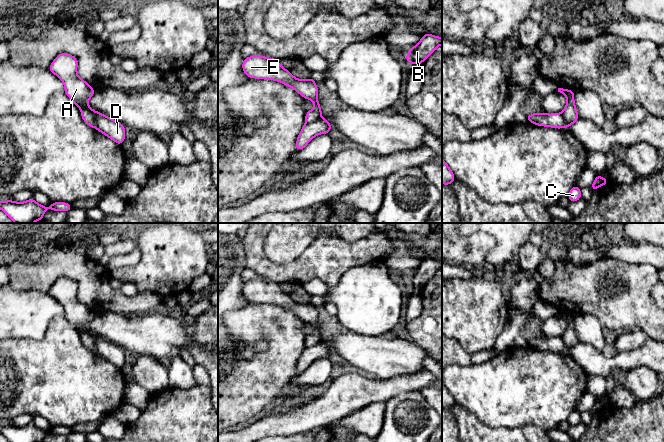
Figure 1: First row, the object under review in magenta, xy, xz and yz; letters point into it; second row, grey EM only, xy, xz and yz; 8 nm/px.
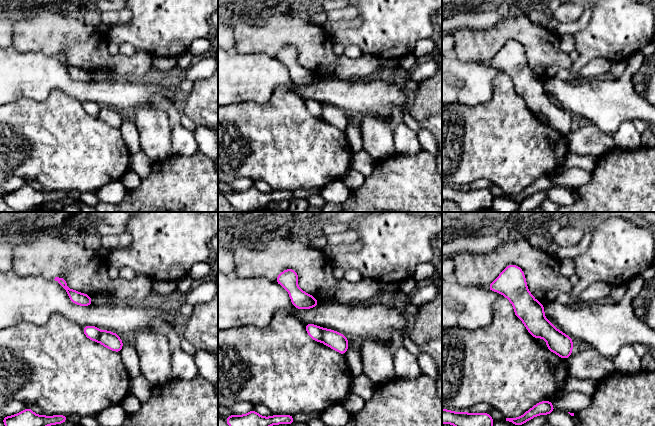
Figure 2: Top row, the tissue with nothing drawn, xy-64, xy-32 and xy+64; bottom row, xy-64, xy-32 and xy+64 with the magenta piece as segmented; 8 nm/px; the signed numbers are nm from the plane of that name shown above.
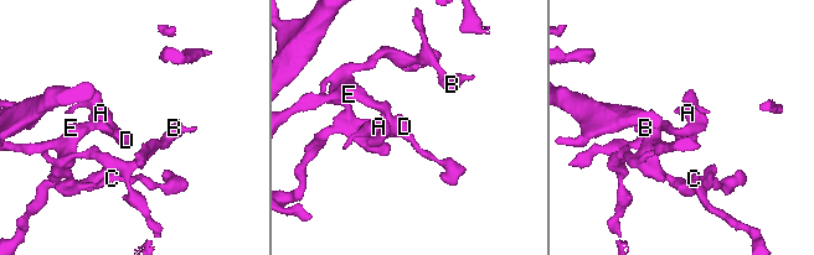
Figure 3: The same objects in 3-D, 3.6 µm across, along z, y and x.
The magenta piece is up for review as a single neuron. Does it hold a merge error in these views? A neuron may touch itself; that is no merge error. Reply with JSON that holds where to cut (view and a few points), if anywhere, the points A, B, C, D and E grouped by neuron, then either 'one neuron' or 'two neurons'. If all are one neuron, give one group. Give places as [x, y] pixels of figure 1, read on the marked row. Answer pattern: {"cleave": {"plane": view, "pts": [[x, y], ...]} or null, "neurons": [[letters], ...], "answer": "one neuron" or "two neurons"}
{"cleave": {"plane": "xy", "pts": [[81, 110], [87, 110], [93, 116], [95, 127]]}, "neurons": [["A", "D"], ["B", "C", "E"]], "answer": "two neurons"}

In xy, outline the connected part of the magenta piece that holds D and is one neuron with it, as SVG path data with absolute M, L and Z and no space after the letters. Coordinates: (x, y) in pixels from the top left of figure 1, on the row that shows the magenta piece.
M60 53L48 69L62 80L65 94L73 103L81 111L86 110L94 116L95 128L117 144L122 145L125 140L125 126L88 106L88 101L94 95L95 90L78 76L77 66L78 61L74 56Z

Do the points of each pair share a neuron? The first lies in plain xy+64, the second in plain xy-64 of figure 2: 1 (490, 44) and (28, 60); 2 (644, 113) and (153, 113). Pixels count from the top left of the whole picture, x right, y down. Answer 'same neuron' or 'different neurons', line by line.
1: different neurons
2: different neurons

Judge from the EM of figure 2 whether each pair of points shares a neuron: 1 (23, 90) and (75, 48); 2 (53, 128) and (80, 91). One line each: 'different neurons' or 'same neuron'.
1: different neurons
2: different neurons

